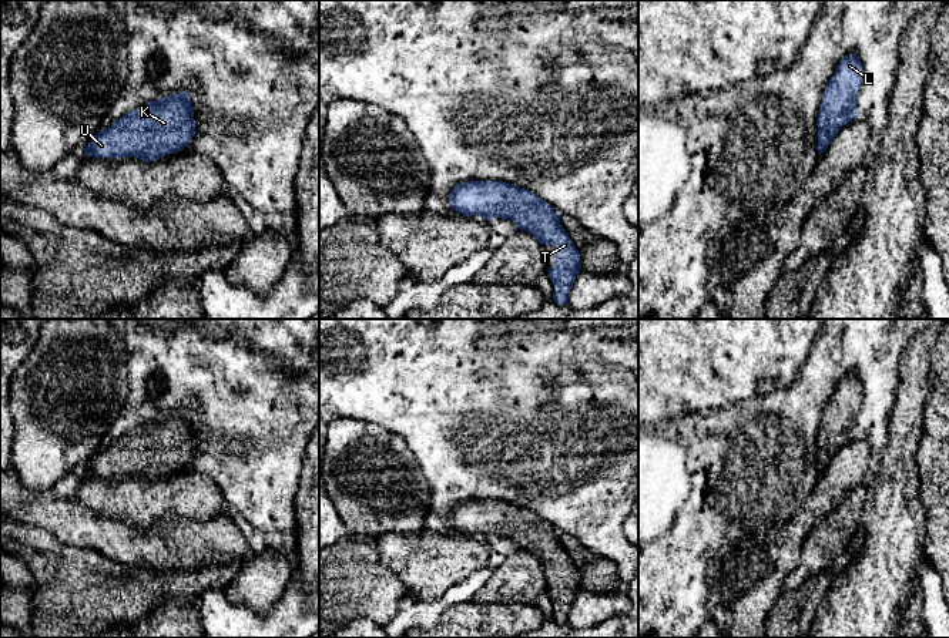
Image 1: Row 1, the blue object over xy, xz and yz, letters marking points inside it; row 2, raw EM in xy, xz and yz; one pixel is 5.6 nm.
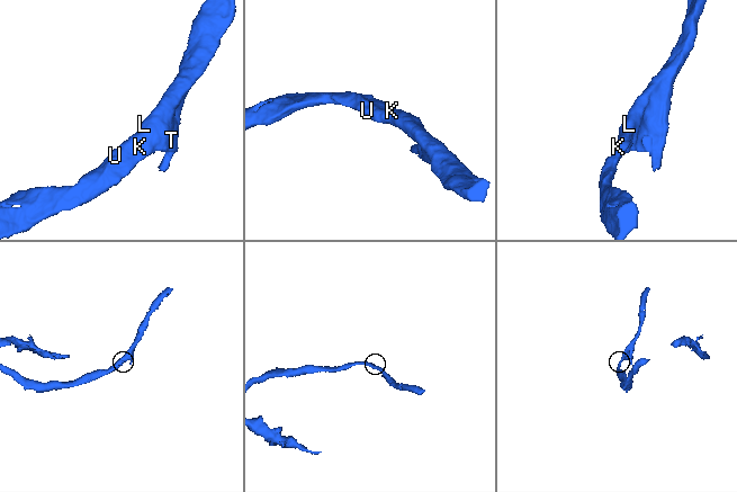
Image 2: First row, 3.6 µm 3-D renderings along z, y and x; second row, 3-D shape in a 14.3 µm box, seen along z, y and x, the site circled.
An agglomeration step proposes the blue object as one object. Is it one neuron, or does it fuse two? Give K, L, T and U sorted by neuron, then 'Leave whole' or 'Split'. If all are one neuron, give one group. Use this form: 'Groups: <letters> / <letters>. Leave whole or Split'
Groups: K L T U. Leave whole

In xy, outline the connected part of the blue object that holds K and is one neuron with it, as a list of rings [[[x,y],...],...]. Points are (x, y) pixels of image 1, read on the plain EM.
[[[182,410],[150,420],[100,449],[84,473],[97,477],[135,476],[152,481],[182,470],[194,453],[192,420]]]

